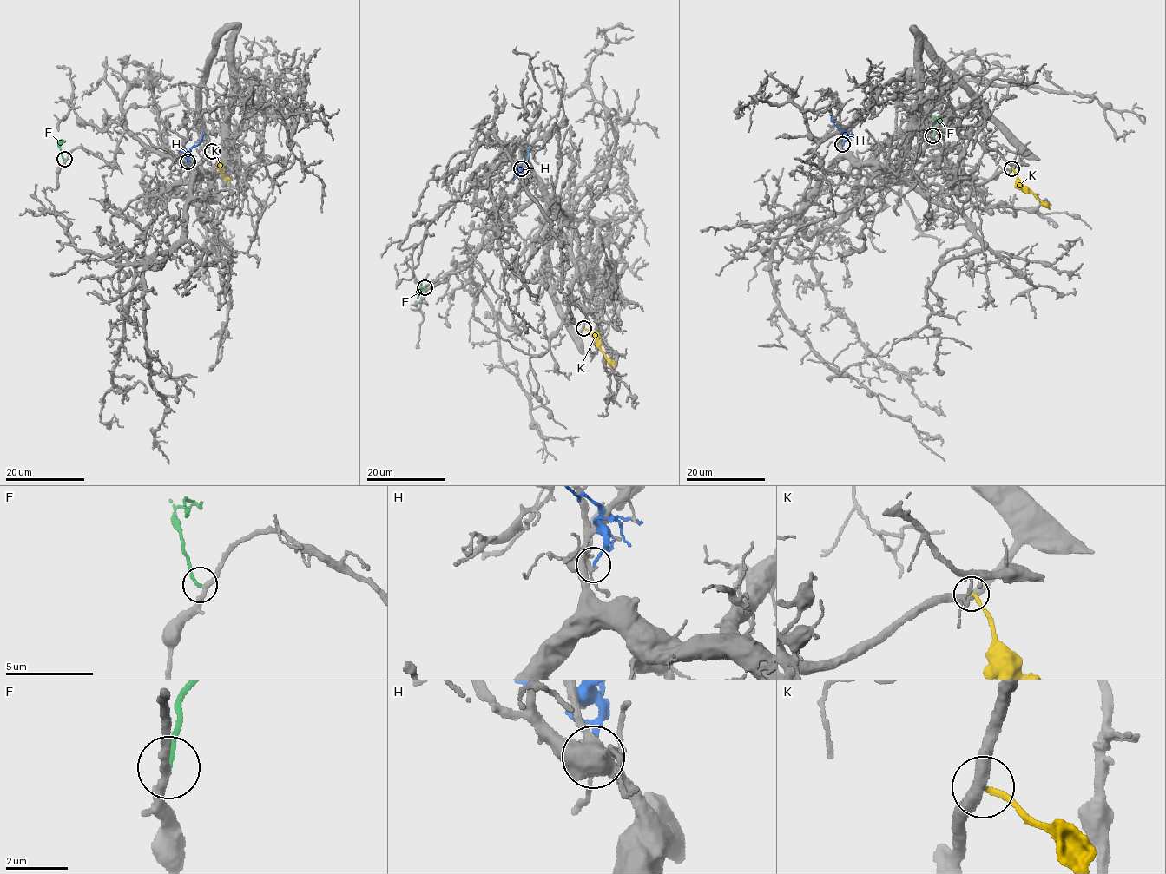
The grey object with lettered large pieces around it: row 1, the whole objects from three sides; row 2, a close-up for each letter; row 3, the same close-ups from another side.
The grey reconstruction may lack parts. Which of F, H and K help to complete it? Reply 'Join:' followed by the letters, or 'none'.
Join: F

